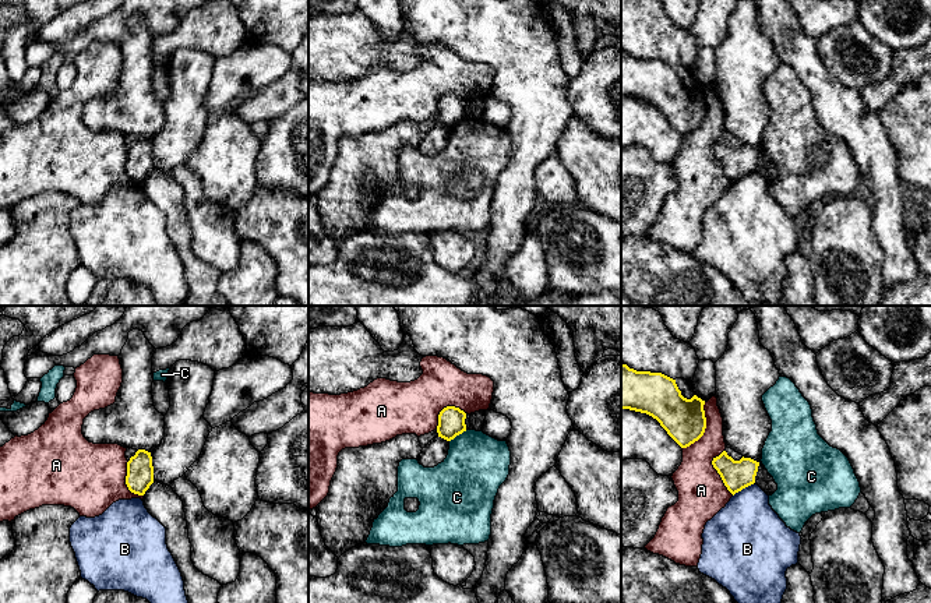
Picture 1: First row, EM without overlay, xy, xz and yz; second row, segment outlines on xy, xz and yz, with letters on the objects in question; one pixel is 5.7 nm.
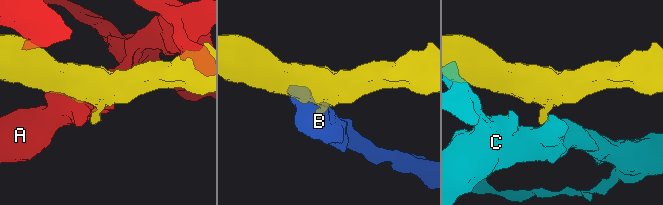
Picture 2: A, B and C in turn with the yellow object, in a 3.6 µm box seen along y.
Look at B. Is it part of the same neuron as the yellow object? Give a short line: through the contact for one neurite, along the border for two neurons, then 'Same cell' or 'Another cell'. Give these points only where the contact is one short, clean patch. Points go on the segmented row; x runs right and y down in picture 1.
Line: yz (754, 482), (733, 496). Another cell

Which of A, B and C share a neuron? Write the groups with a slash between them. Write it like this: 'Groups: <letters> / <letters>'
Groups: A / B / C

